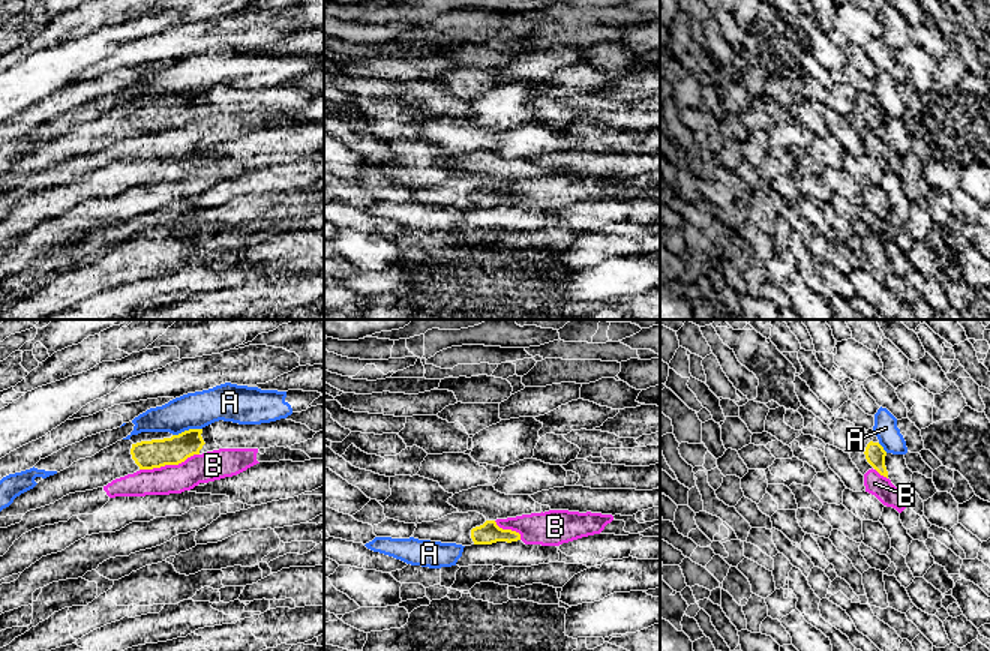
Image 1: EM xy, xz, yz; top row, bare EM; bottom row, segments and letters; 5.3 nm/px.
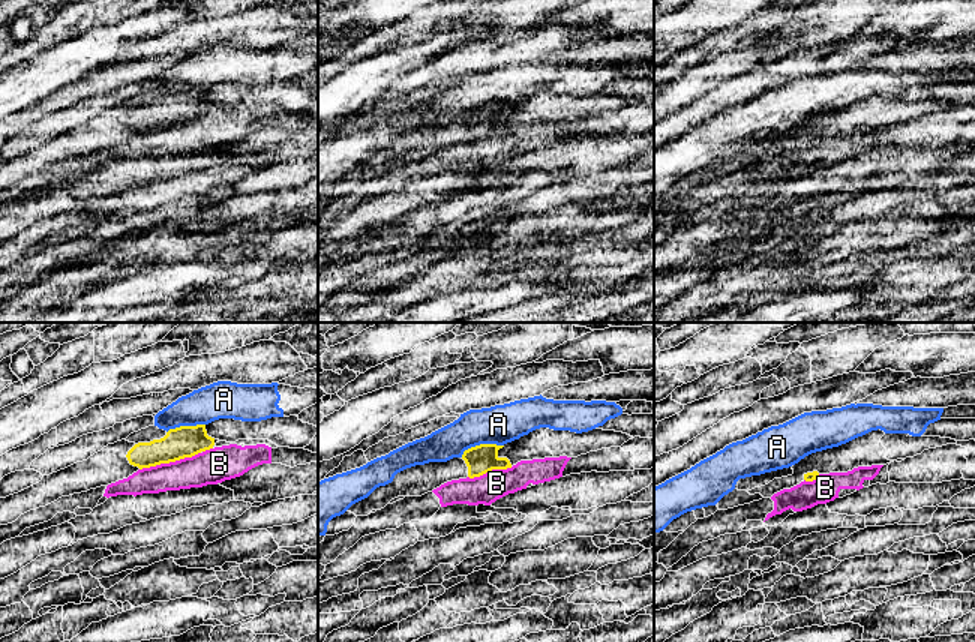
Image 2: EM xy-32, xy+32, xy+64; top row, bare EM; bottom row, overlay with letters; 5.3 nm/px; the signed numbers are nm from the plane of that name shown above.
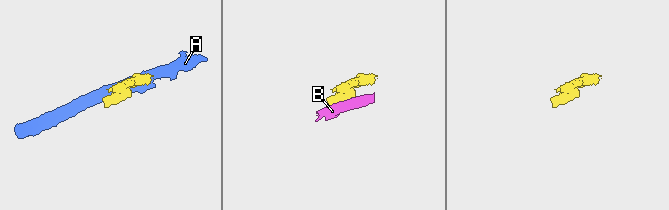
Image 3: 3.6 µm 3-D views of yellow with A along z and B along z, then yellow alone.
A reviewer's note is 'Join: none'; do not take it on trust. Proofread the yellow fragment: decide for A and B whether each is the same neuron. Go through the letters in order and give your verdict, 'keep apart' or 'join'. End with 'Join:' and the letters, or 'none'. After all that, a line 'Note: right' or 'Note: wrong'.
A: keep apart
B: keep apart
Join: none
Note: right

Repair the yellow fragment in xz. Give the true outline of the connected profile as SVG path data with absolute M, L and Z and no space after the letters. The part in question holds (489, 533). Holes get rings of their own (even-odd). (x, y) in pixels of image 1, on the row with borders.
M477 512L452 513L438 520L422 522L416 526L414 538L462 546L492 544L496 542L512 543L520 540L519 532L502 530L495 520L488 520Z

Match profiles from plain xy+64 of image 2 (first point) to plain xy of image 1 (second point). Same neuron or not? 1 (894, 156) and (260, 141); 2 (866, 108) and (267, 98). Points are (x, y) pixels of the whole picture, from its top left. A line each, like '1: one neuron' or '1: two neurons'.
1: one neuron
2: one neuron

